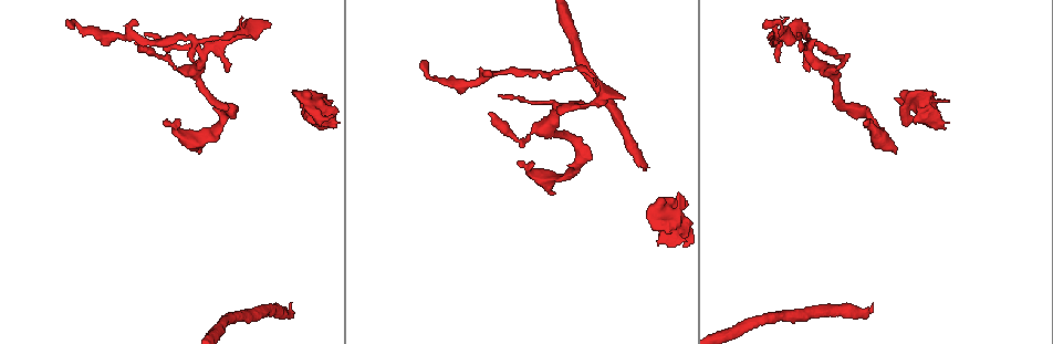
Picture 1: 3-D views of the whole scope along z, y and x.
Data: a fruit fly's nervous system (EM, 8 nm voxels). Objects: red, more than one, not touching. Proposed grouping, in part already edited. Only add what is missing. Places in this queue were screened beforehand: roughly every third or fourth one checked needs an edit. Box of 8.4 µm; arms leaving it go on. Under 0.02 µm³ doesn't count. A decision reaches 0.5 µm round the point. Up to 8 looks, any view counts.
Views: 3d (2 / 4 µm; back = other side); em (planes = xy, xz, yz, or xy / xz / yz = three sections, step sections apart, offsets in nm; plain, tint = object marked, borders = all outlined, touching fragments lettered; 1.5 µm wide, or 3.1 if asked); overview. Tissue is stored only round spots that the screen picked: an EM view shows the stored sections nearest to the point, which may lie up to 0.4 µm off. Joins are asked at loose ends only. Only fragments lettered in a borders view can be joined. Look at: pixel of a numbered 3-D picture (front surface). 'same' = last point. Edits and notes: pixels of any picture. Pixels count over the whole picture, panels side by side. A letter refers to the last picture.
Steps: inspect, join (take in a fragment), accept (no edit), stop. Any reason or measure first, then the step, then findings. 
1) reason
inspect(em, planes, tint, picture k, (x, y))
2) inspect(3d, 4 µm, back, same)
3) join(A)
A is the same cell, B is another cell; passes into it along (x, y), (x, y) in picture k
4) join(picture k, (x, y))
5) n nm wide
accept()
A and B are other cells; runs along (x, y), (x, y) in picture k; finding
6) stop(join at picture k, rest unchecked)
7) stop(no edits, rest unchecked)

branch stops here
inspect(em, planes, tint, picture 1, (873, 304))

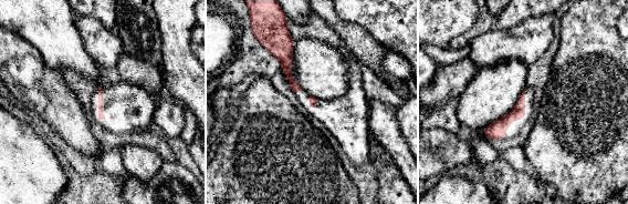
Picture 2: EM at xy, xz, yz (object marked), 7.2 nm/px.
inspect(em, planes, borders, same)

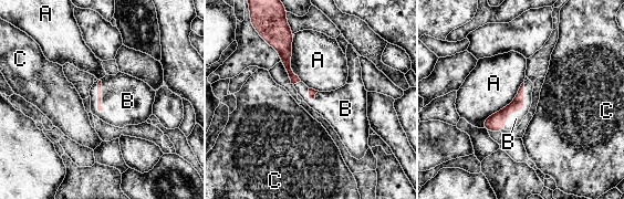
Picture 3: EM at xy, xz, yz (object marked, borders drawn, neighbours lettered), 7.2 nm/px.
join(B)
B is the same cell, A and C are other cells; the neuron continues

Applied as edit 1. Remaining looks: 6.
inspect(overview)

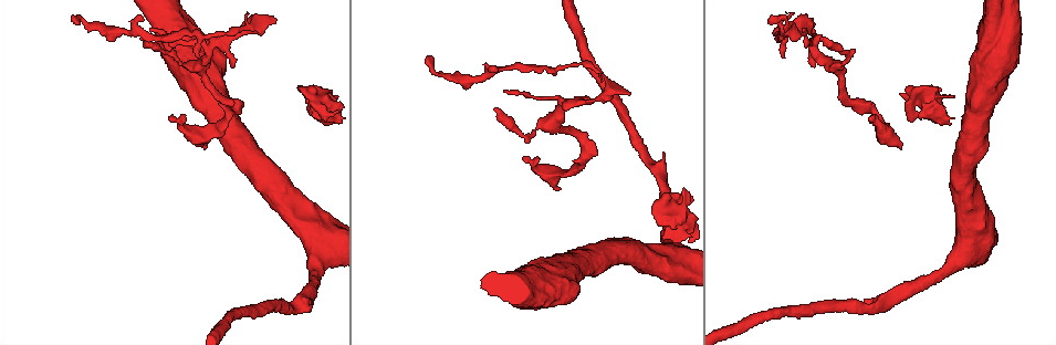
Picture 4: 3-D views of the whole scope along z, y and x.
free end
inspect(3d, 4 µm, picture 4, (815, 64))

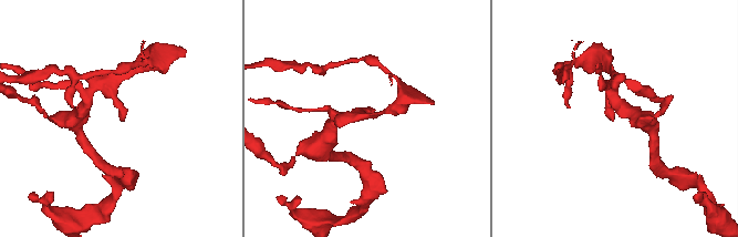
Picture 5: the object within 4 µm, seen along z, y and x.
now the EM
inspect(em, xz, step 8, borders, picture 5, (612, 117))

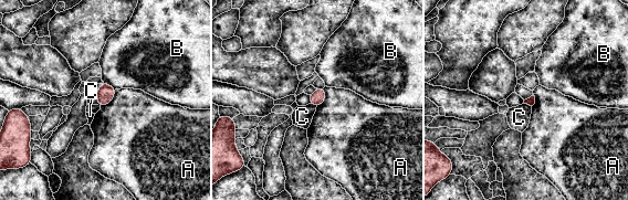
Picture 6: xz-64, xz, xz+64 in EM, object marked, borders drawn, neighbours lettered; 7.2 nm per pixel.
inspect(em, yz, step 8, borders, same)

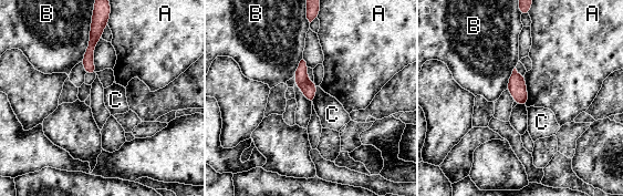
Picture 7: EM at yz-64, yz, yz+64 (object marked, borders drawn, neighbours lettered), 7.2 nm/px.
B touches over 300 nm
accept()
A, B and C are other cells; none of them fits

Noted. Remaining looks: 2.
free end
inspect(3d, 4 µm, picture 4, (77, 22))

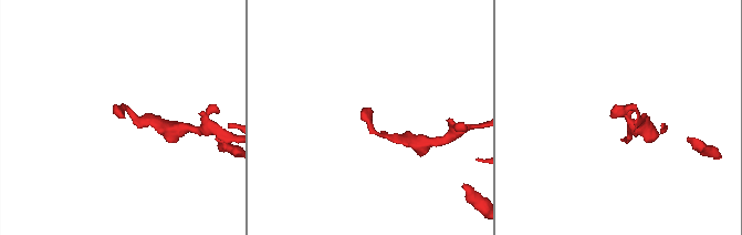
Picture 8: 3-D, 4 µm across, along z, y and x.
inspect(em, yz, step 8, borders, picture 8, (119, 118))

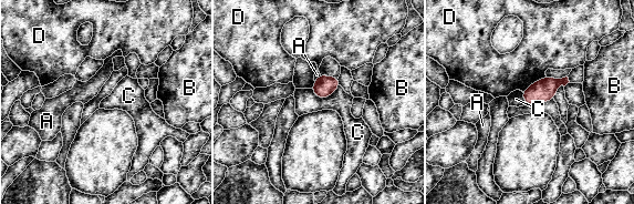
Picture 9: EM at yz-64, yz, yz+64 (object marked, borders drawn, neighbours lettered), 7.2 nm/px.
150 nm wide
accept()
A, B, C and D are other cells; border along (340, 85), (323, 98), (311, 90) in picture 9; no lettered fragment goes on from it

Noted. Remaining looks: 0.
stop(join at picture 3, rest unchecked)

